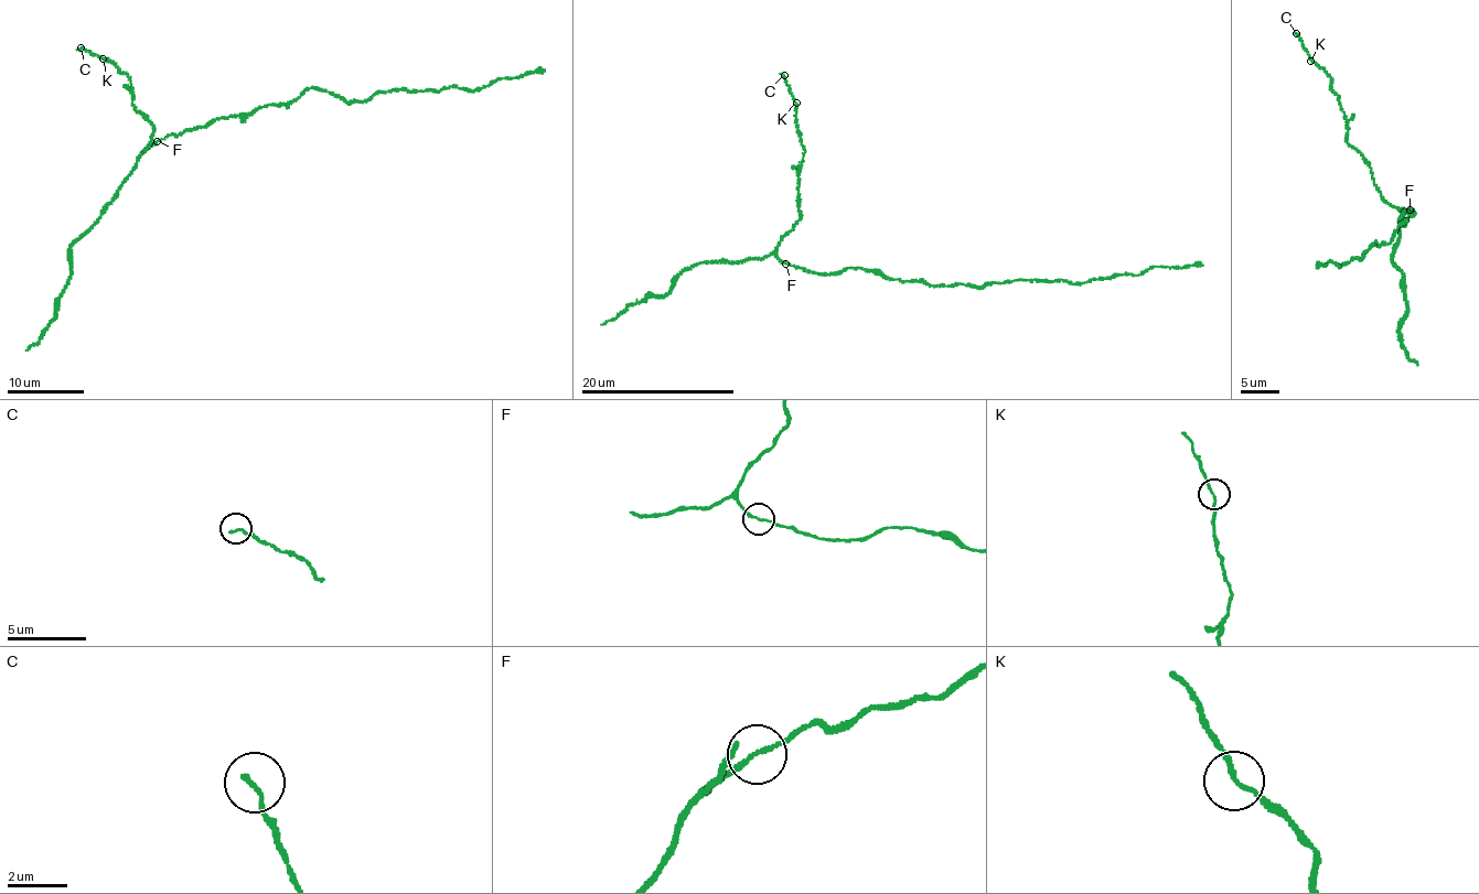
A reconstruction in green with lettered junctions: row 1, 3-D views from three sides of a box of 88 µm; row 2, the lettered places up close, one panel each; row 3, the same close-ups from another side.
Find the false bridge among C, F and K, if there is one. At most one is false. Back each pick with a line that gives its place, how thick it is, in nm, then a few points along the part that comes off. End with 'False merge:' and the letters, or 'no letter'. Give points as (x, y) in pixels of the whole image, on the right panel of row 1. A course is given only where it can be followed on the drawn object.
False merge: no letter

